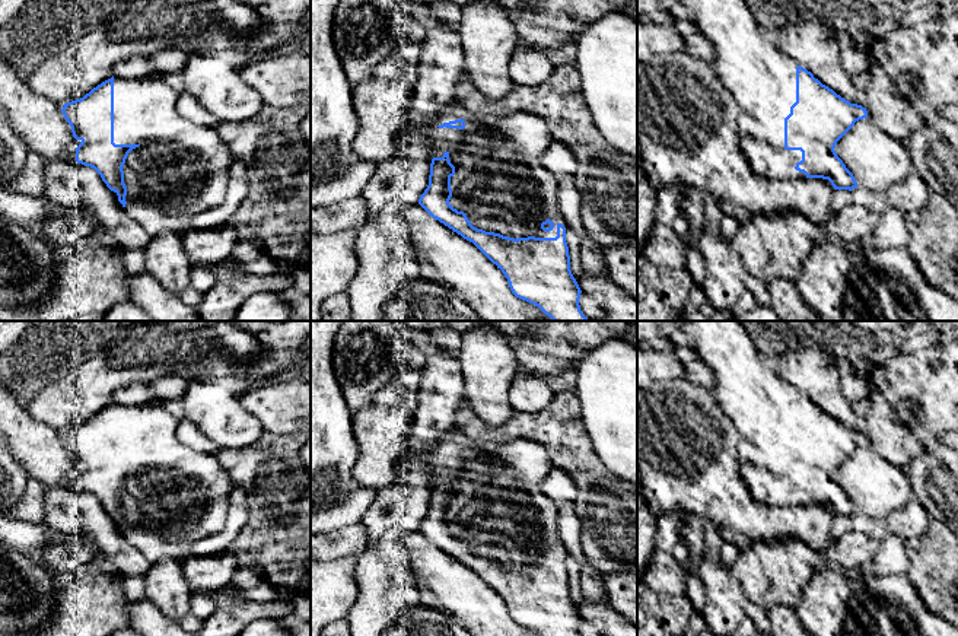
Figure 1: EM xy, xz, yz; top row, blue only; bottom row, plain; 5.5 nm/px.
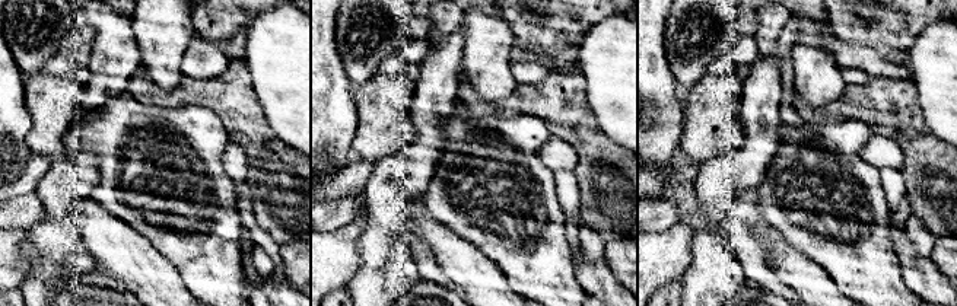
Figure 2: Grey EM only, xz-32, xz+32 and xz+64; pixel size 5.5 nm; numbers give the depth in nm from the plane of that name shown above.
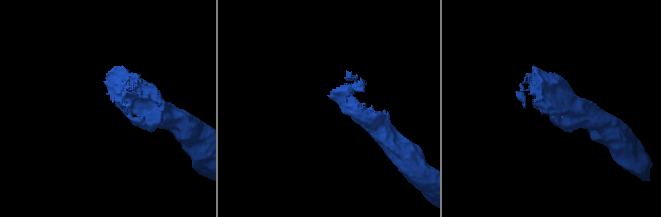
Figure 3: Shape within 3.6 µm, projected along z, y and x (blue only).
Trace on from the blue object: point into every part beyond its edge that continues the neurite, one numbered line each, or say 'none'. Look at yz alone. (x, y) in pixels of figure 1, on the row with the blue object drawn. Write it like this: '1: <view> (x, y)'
1: yz (761, 79)

